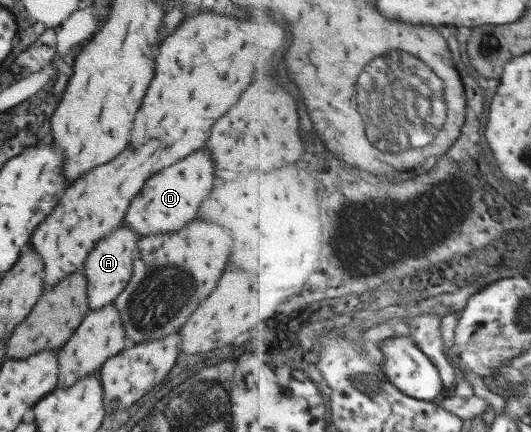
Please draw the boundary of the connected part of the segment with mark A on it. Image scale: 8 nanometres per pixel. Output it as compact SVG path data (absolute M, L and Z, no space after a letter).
M117 226L109 232L109 236L101 238L87 253L84 260L84 277L86 278L86 291L88 308L95 310L111 303L122 292L131 274L131 260L136 254L136 246L139 236L129 230L127 226Z

